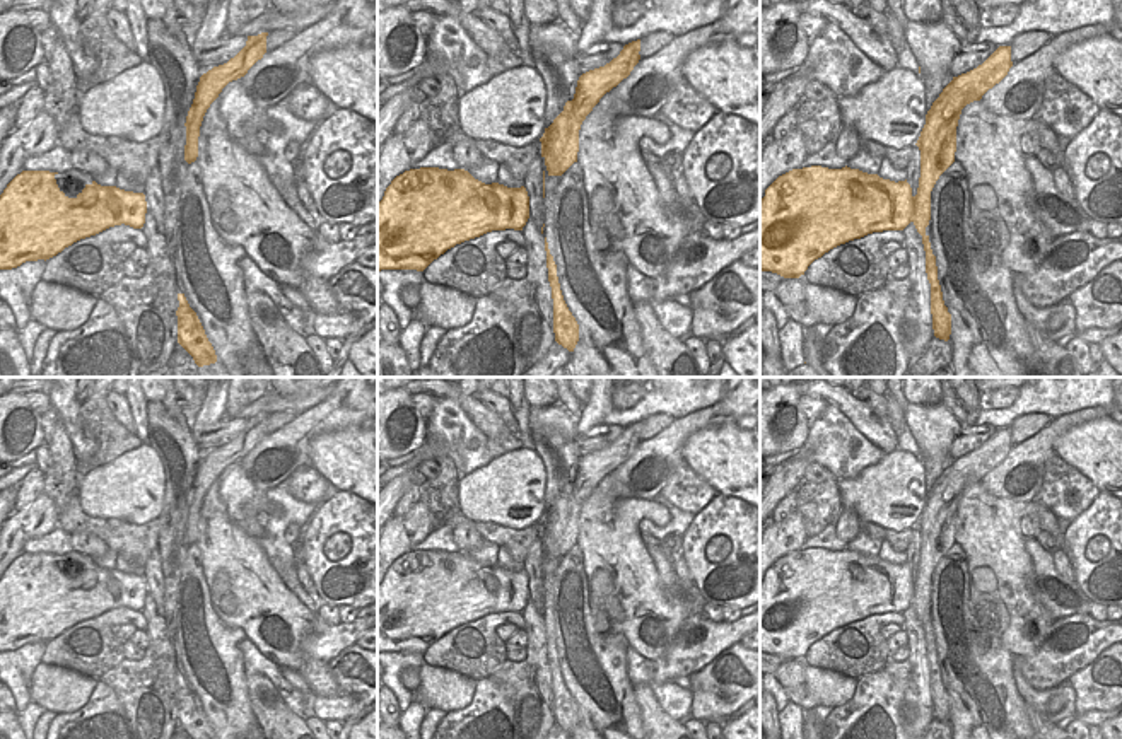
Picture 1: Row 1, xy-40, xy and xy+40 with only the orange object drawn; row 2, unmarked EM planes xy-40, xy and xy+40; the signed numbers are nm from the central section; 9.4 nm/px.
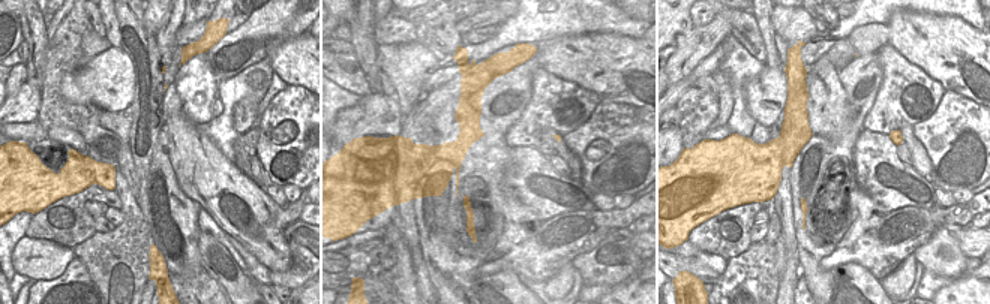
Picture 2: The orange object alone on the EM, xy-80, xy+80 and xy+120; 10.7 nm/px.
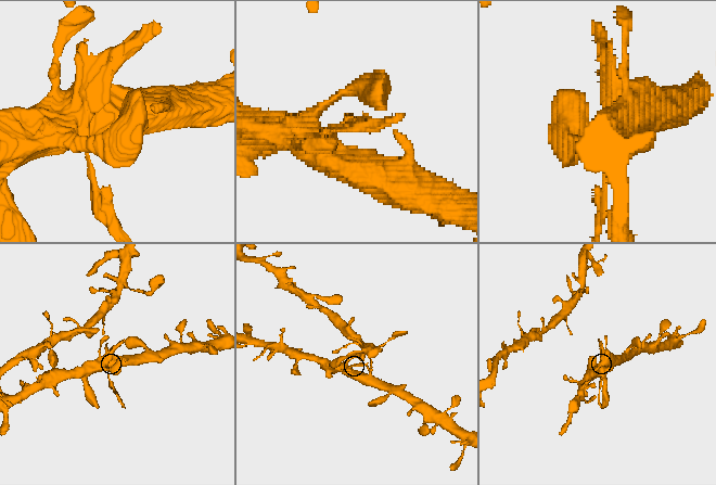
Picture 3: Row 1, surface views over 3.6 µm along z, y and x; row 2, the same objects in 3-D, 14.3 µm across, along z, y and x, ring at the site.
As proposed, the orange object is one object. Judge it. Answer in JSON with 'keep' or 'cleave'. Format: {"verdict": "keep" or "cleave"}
{"verdict": "keep"}

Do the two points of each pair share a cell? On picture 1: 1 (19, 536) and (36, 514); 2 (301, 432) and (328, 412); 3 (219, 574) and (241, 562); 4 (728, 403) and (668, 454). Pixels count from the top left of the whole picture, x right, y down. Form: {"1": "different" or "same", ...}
{"1": "same", "2": "same", "3": "same", "4": "same"}

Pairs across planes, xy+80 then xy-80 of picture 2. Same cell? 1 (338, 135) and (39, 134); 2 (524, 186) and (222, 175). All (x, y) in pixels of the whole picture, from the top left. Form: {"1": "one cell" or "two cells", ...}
{"1": "two cells", "2": "one cell"}

